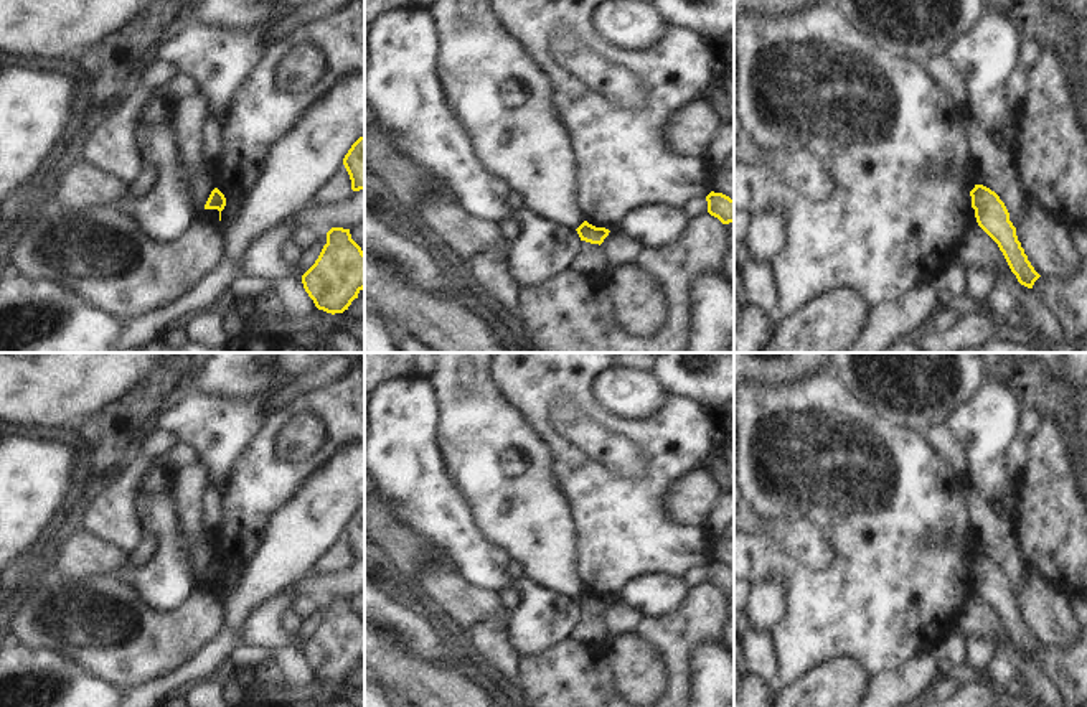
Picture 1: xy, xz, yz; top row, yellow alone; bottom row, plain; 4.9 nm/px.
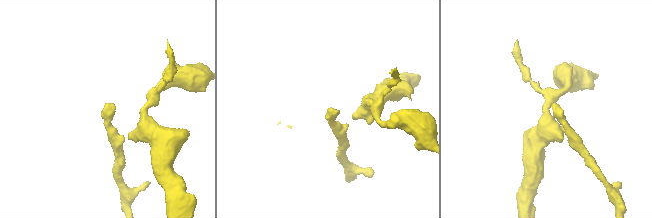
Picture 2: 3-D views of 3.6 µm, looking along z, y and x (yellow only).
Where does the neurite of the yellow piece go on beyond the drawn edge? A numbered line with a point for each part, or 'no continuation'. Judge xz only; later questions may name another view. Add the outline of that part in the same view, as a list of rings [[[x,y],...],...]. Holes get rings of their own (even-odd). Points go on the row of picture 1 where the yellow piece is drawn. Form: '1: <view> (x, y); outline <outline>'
no continuation

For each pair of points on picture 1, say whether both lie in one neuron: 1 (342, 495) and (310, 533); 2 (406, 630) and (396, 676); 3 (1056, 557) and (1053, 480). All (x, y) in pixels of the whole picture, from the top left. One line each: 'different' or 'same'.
1: same
2: different
3: same

